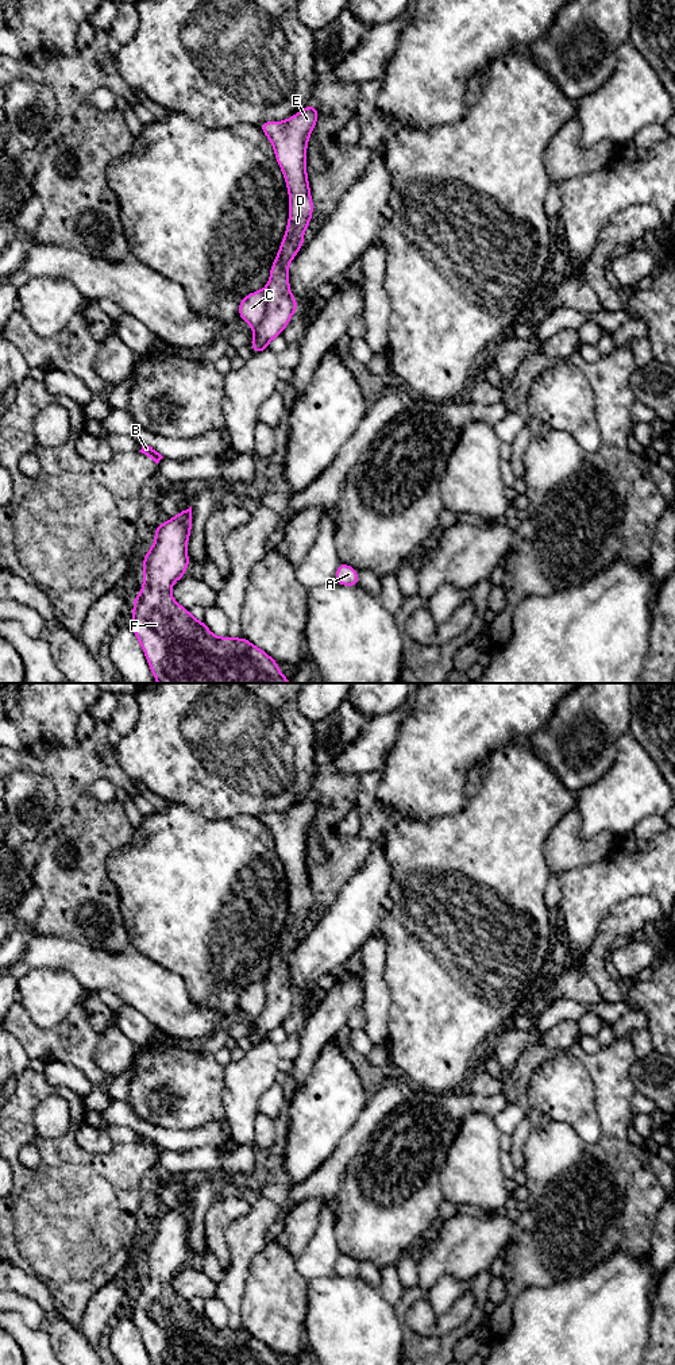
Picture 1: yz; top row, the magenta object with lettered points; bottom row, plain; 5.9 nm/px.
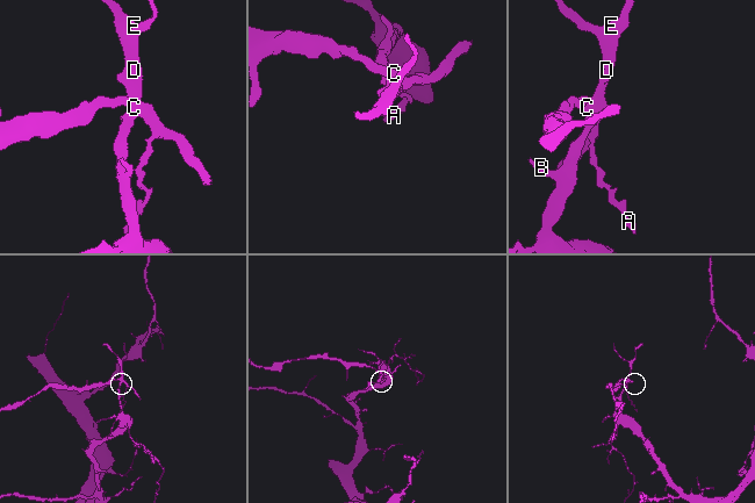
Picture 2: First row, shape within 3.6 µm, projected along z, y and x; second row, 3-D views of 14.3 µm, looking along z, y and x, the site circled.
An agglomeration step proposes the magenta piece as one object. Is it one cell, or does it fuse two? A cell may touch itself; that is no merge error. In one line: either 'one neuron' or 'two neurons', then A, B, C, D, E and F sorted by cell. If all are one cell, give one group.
two neurons; A C / B D E F

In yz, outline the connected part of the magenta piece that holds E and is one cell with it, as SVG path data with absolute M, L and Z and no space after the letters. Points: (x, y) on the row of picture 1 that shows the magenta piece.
M310 104L288 120L263 122L258 126L270 139L275 153L275 159L286 181L289 192L289 220L279 251L271 265L270 279L263 289L267 304L265 317L256 327L252 328L254 338L250 346L254 350L254 355L267 350L269 342L282 335L282 331L289 324L290 317L298 308L298 302L294 300L289 286L289 263L298 254L305 242L304 231L309 225L313 213L313 203L306 174L306 146L319 115L320 112L313 104Z

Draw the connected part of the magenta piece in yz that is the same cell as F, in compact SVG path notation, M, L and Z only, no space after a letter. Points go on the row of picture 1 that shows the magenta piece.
M192 506L173 518L155 527L155 541L143 558L143 589L134 598L132 631L140 643L150 670L157 683L292 683L286 679L278 663L265 651L251 644L243 636L216 637L204 621L196 620L188 609L174 601L170 587L185 575L189 567L188 539L192 531Z

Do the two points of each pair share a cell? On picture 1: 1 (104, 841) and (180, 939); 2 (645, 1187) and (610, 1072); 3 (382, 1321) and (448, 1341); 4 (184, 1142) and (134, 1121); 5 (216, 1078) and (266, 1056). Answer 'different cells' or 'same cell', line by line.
1: different cells
2: same cell
3: different cells
4: same cell
5: different cells

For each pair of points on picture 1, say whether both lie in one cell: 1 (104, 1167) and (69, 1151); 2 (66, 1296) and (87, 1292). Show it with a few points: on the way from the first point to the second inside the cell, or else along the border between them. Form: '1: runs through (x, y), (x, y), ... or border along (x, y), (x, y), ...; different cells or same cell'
1: runs through (96, 1163), (92, 1159), (77, 1156); same cell
2: runs through (72, 1296), (81, 1292); same cell

